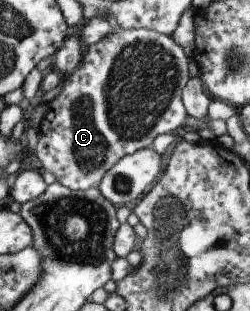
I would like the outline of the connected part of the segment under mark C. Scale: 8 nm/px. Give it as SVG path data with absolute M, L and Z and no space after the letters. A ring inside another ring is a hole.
M113 23L113 33L109 33L107 37L101 37L101 41L97 41L97 43L84 46L83 50L83 59L81 59L79 67L63 83L61 93L46 103L47 111L43 115L41 125L39 126L38 140L33 154L39 168L51 171L53 175L56 175L56 181L70 190L87 190L98 187L105 173L111 169L112 165L115 165L116 161L143 148L151 148L155 137L161 135L161 133L171 134L181 132L184 128L186 116L188 115L182 100L182 91L183 87L190 80L188 72L189 59L185 55L183 47L173 39L172 35L165 35L159 33L157 30L147 28L123 29L121 25Z

